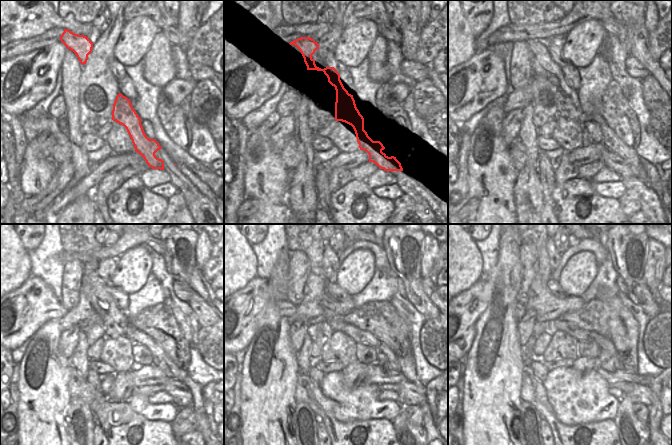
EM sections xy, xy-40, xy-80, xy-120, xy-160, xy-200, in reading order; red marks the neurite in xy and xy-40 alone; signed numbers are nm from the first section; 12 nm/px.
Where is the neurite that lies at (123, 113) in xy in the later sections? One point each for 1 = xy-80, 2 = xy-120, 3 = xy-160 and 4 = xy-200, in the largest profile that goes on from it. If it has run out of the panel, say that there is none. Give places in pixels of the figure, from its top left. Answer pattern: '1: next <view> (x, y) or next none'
1: next xy-80 (567, 102)
2: next xy-120 (116, 321)
3: next xy-160 (409, 395)
4: next xy-200 (643, 394)

